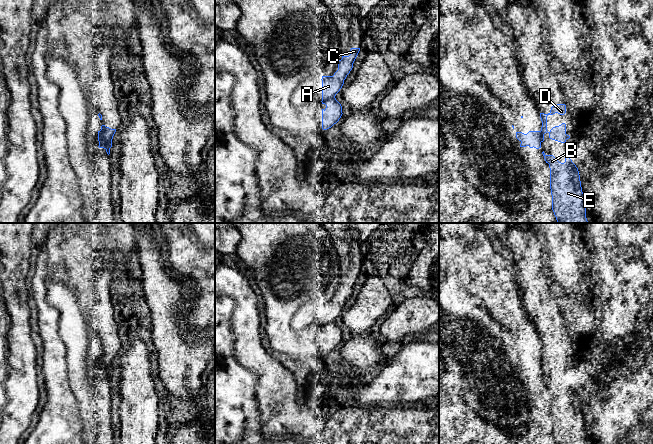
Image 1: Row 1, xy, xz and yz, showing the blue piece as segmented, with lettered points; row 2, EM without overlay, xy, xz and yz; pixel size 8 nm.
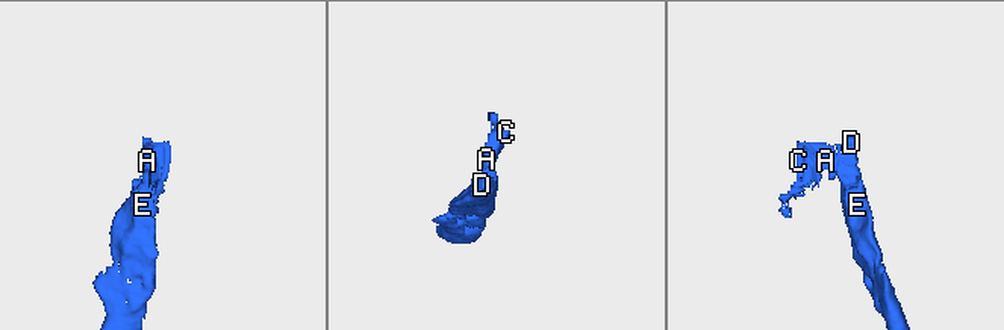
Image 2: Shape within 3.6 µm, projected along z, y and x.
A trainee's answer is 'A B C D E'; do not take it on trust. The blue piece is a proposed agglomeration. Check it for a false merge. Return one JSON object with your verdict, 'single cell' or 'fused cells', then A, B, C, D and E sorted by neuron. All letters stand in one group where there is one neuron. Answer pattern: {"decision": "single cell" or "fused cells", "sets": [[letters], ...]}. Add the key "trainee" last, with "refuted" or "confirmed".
{"decision": "fused cells", "sets": [["A", "C"], ["B", "D", "E"]], "trainee": "refuted"}

